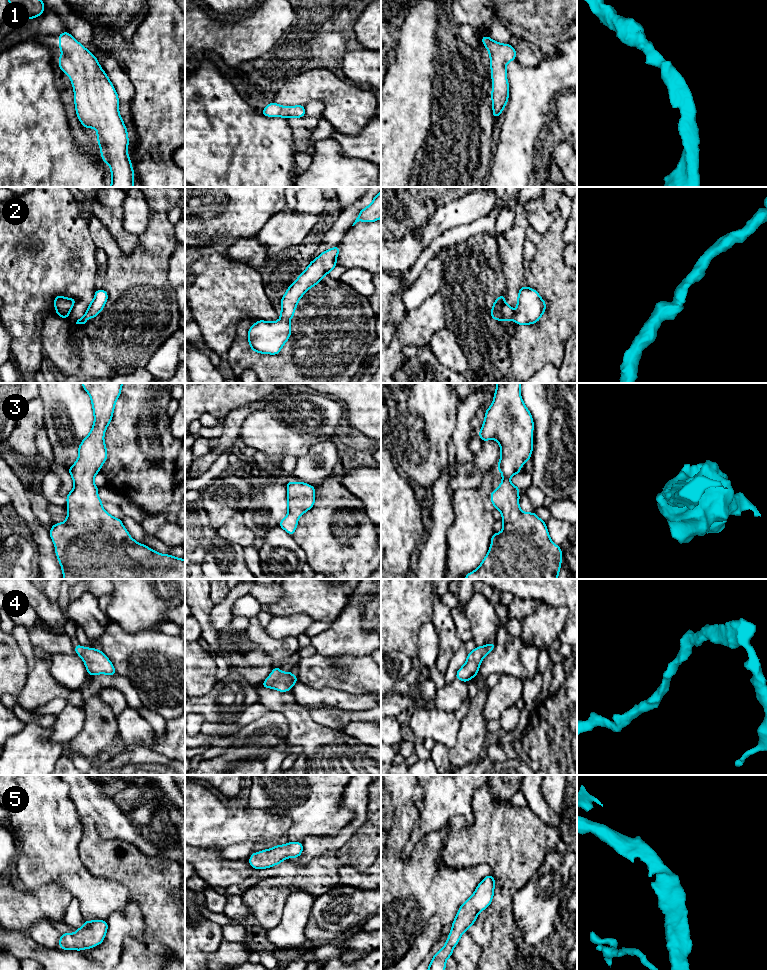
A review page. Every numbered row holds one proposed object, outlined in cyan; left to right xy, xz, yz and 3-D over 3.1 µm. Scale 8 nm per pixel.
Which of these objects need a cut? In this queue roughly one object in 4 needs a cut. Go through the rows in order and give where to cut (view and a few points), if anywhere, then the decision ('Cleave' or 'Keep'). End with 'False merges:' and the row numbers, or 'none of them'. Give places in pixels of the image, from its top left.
1: No split. Keep
2: No split. Keep
3: No split. Keep
4: No split. Keep
5: No split. Keep
False merges: none of them

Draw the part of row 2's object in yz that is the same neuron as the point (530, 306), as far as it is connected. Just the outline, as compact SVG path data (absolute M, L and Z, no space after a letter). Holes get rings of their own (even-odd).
M522 286L518 293L516 311L514 311L513 308L506 303L505 295L502 294L494 301L490 317L492 317L495 320L498 320L499 322L501 320L511 322L511 320L513 319L515 321L515 324L529 325L538 322L543 313L545 312L545 310L546 310L546 303L540 297L539 293L535 289L531 289L527 286Z

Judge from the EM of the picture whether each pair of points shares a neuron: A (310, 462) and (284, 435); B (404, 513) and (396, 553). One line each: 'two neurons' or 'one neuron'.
A: two neurons
B: one neuron

